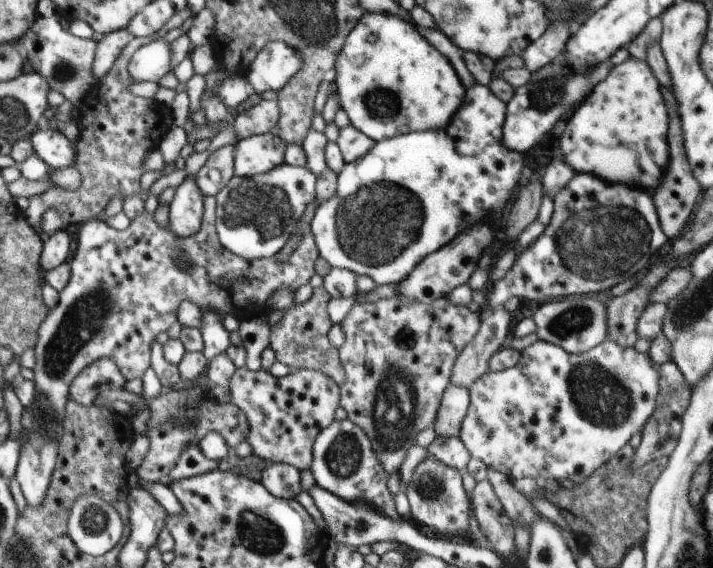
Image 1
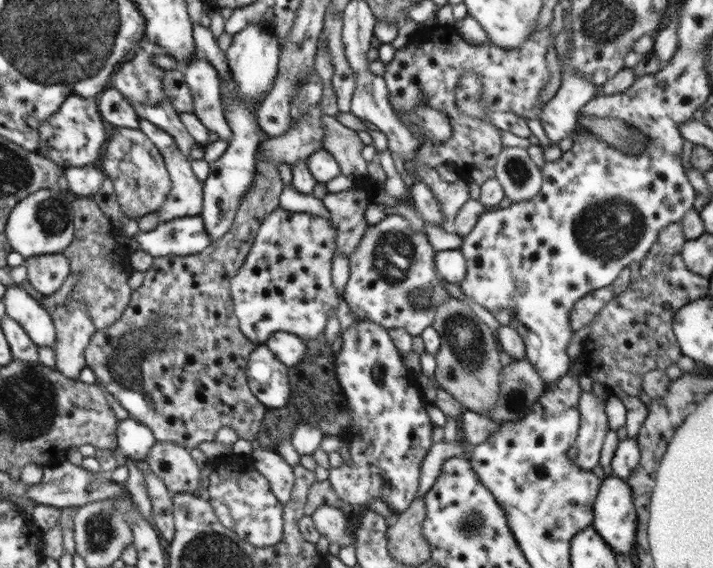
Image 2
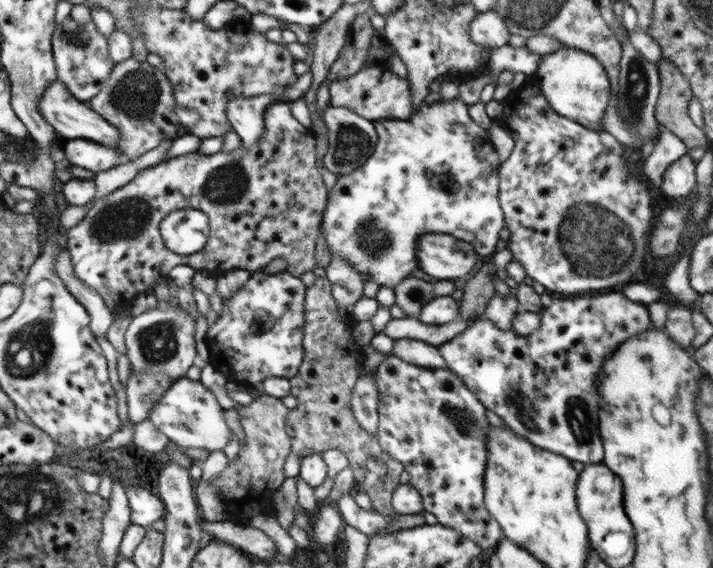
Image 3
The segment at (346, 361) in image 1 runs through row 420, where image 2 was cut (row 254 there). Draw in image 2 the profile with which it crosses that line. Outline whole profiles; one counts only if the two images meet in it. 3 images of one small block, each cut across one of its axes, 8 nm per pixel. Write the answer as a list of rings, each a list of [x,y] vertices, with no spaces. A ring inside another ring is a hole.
[[[388,215],[376,224],[370,224],[360,244],[349,256],[349,279],[344,287],[344,298],[348,306],[360,320],[371,320],[387,331],[403,328],[412,336],[421,336],[422,331],[432,326],[436,307],[447,301],[450,294],[437,279],[435,254],[426,233],[412,231],[408,219],[398,215]]]

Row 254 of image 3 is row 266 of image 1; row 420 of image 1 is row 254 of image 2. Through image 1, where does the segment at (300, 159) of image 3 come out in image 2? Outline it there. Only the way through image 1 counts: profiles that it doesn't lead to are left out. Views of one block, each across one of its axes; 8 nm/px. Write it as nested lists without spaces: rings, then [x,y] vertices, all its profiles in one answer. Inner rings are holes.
[[[64,254],[28,257],[25,261],[26,282],[30,282],[33,291],[41,292],[47,296],[54,294],[71,274],[68,259]]]

